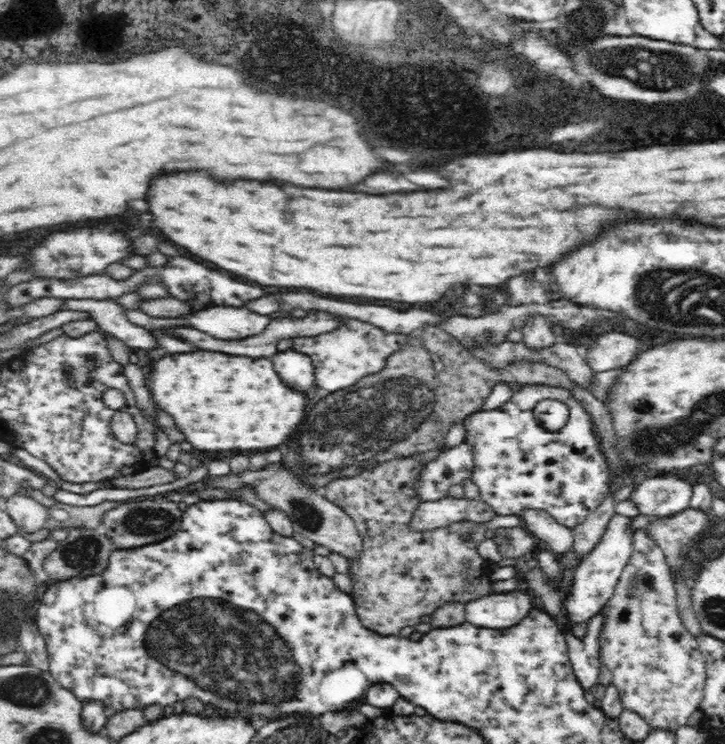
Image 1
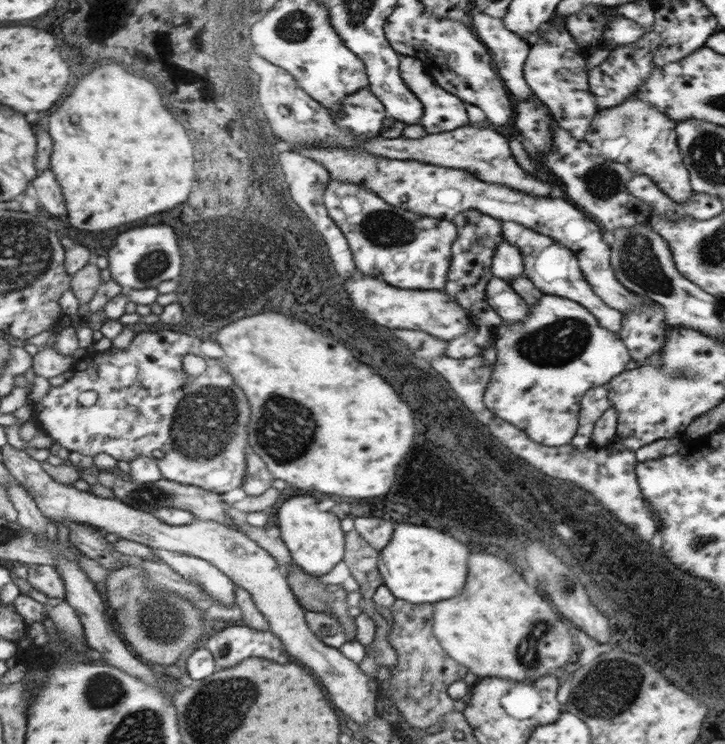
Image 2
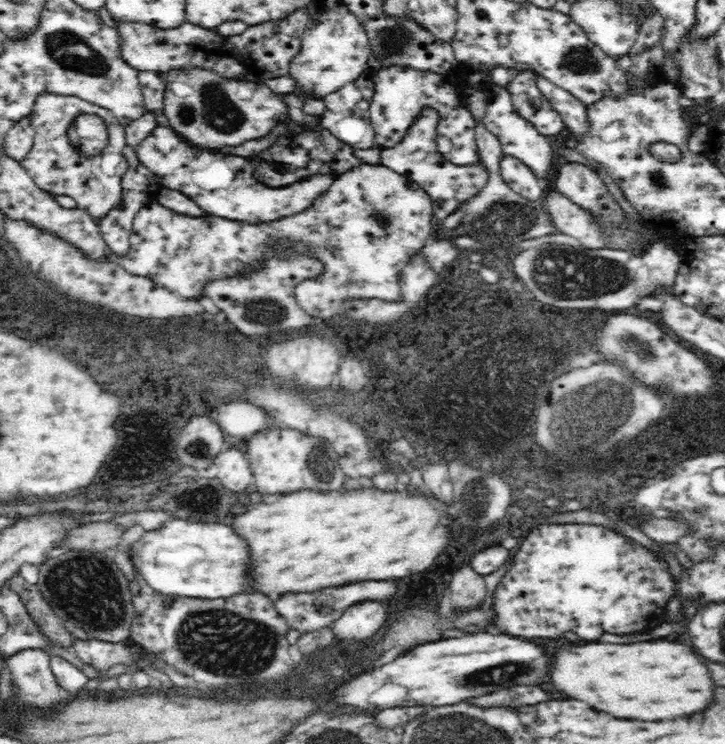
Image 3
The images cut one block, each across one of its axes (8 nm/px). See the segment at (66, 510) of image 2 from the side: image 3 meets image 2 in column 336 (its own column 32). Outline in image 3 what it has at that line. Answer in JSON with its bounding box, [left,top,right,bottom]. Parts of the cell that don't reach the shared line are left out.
[8,650,62,708]

